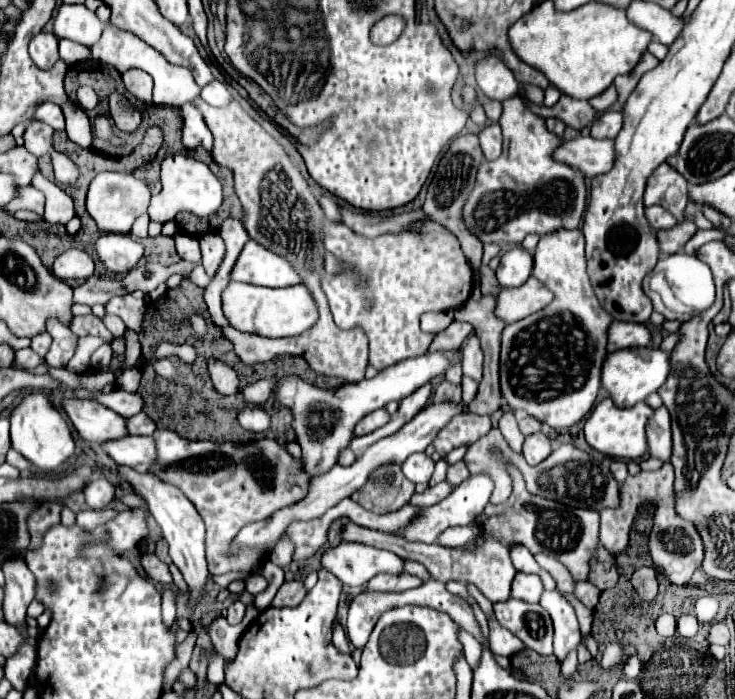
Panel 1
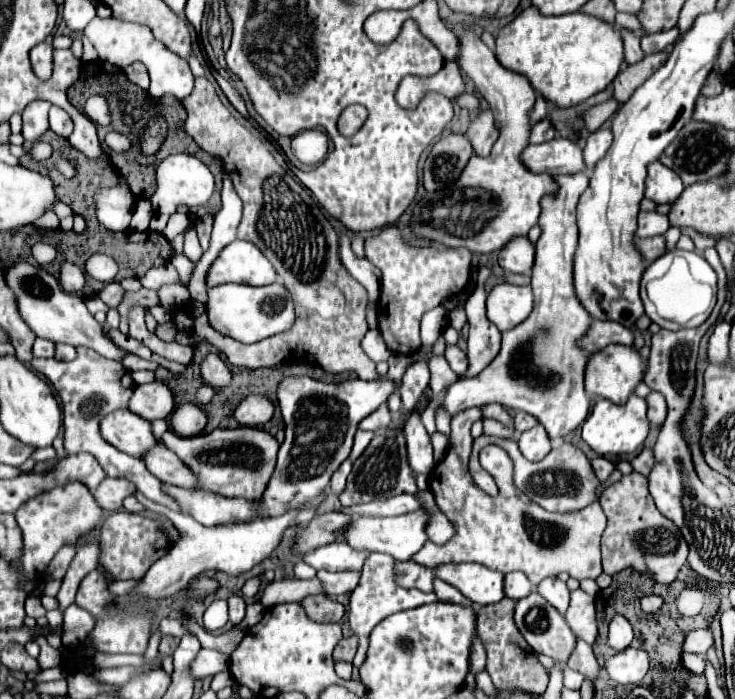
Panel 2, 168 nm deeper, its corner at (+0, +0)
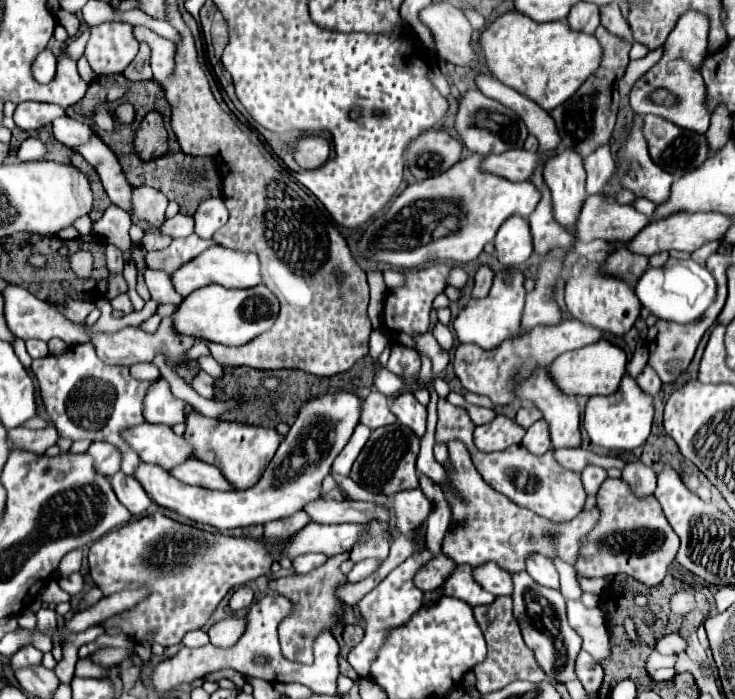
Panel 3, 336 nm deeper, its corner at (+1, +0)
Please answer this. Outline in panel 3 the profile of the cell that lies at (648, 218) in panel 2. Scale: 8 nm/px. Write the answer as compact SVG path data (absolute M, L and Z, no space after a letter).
M602 194L588 196L578 216L576 230L582 242L602 238L610 244L628 244L646 224L648 216L636 212L632 204L618 204Z

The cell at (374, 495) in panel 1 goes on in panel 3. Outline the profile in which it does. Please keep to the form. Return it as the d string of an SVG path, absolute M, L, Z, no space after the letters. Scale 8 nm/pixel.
M398 422L390 424L390 426L376 428L376 430L372 430L364 450L356 458L350 478L356 484L362 484L364 490L384 494L388 498L392 498L394 494L398 494L402 490L418 488L418 474L414 468L418 450L420 450L420 440L416 438L416 434L410 428L406 428Z

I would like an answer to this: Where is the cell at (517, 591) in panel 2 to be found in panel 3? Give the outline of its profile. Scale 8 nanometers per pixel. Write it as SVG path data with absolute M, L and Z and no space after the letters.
M484 564L484 566L478 566L474 568L474 578L488 590L492 592L494 596L504 596L504 594L512 594L512 576L498 568L496 564Z

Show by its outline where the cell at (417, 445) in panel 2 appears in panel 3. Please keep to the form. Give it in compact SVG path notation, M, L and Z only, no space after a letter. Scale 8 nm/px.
M404 392L398 398L394 398L392 408L394 416L398 418L400 424L412 428L412 432L416 432L416 436L424 436L426 432L426 408L416 400L416 396L412 392Z

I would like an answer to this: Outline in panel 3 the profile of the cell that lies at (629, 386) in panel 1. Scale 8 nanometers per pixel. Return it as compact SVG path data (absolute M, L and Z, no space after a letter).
M600 340L596 344L584 346L580 350L572 350L572 352L564 352L562 356L558 356L552 366L550 366L550 374L554 378L554 382L564 388L564 392L572 394L572 396L610 396L612 392L616 392L620 388L620 380L626 374L626 354L622 348L610 344L608 340Z

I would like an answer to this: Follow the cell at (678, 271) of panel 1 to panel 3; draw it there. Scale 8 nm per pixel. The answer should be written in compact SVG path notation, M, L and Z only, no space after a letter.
M668 258L668 262L662 268L648 268L638 284L636 284L636 296L640 298L642 306L650 310L652 316L664 322L674 324L690 324L698 320L716 298L716 280L706 270L706 266L700 266L694 260L676 260Z

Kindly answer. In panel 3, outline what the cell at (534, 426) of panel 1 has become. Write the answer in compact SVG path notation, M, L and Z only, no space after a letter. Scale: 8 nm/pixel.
M526 406L526 408L520 408L518 414L516 414L516 422L522 426L522 428L530 428L536 420L540 420L542 414L540 410L532 408L532 406Z

